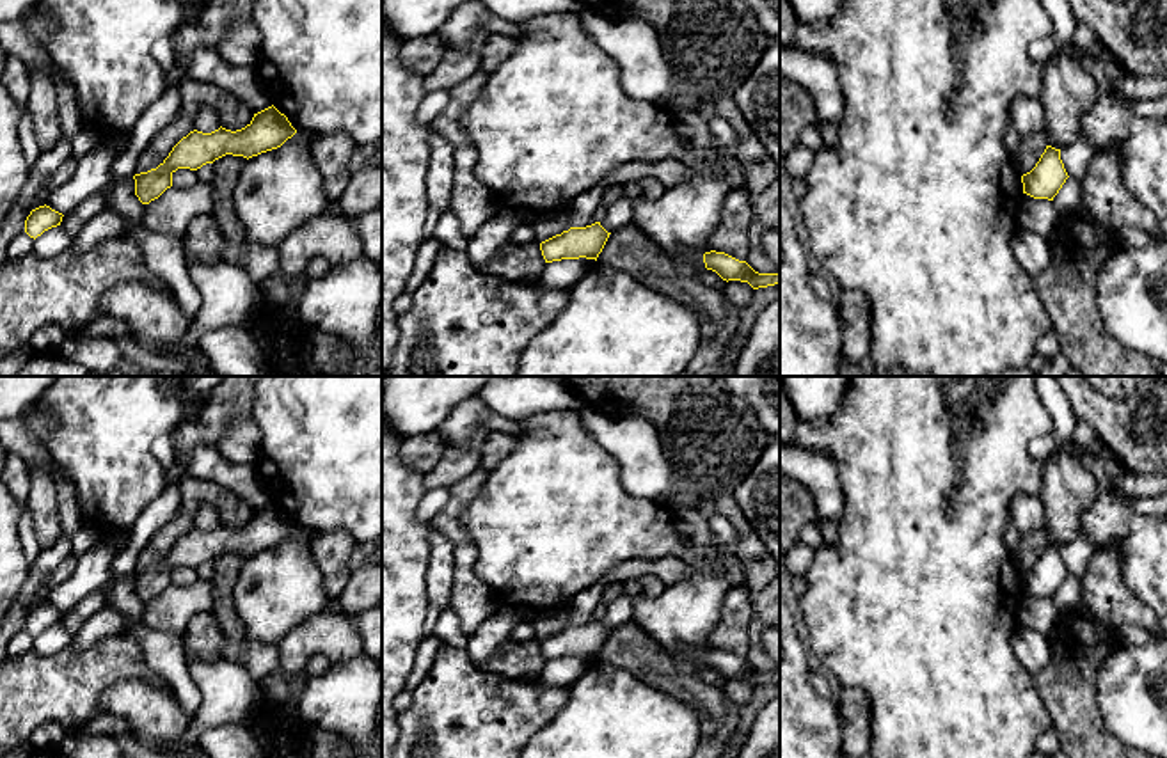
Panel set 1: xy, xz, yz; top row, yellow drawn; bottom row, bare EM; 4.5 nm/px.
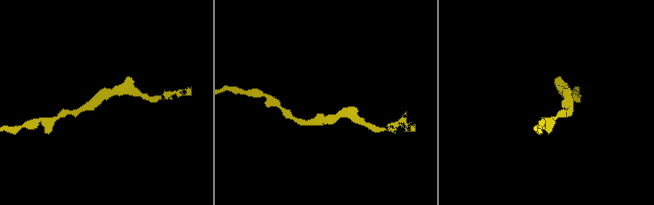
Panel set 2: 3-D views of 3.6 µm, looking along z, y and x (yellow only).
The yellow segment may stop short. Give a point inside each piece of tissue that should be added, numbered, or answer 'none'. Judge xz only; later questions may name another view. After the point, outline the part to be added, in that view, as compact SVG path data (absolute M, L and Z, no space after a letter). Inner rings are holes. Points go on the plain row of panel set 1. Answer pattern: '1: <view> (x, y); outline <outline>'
none

